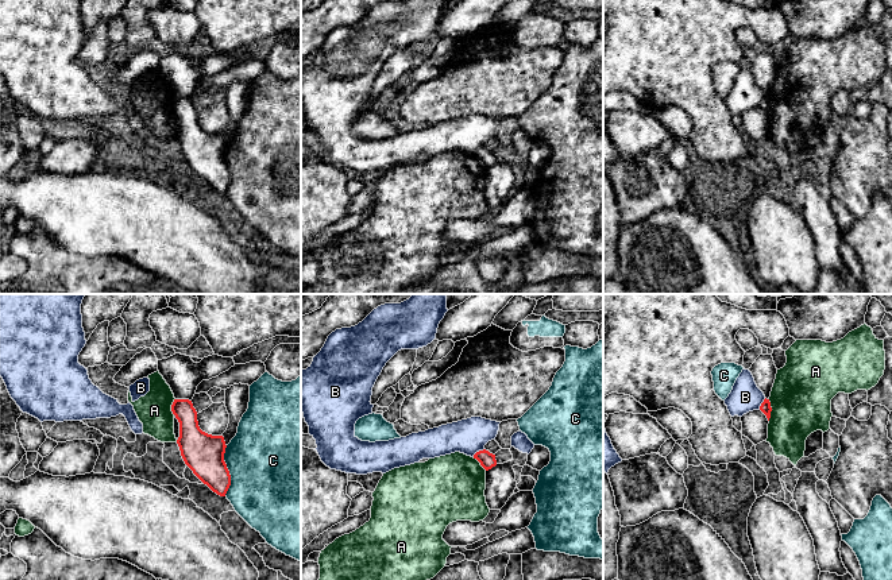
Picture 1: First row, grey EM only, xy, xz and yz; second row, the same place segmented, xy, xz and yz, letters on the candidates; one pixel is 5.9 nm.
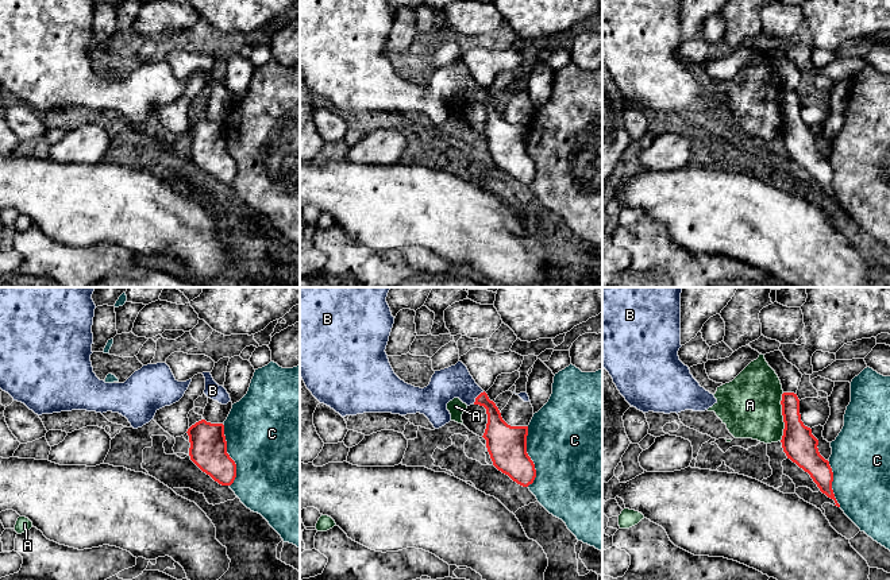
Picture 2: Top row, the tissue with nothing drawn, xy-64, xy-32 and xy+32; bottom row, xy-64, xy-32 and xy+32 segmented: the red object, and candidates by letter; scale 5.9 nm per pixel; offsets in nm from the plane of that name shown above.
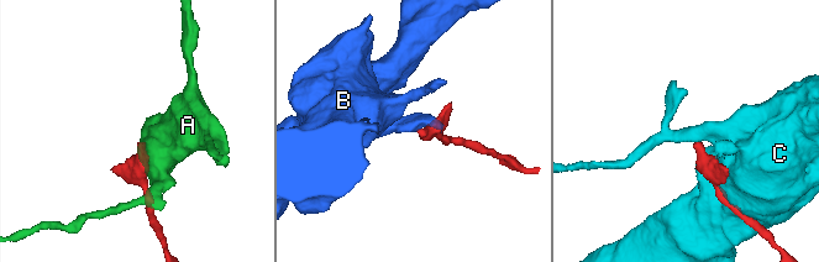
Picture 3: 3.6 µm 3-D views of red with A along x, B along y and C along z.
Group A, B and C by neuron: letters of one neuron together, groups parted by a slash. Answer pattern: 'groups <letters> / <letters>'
groups A / B / C

